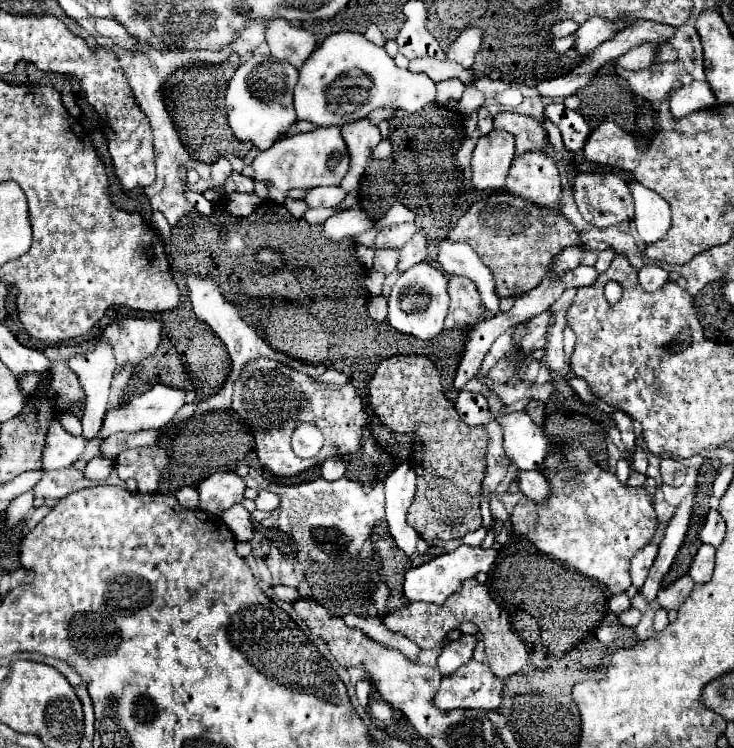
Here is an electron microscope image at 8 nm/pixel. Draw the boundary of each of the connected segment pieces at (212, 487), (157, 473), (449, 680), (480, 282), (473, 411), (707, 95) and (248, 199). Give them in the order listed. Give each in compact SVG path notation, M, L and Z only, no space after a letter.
M214 473L198 485L200 509L218 513L244 499L246 483L236 473Z
M160 445L140 447L140 449L128 449L128 451L124 451L116 459L114 467L116 467L120 479L136 479L140 493L154 493L158 489L160 477L168 475L168 455L166 455L166 451Z
M476 659L462 665L448 677L442 677L438 689L440 709L498 709L504 681L496 677L488 665Z
M444 239L438 249L438 263L450 275L470 277L476 283L488 313L490 315L498 313L498 299L490 297L490 285L494 285L490 269L486 269L486 265L478 259L476 251L468 247L468 243L454 243Z
M460 391L458 399L456 399L456 409L458 409L462 421L468 427L486 425L486 423L490 423L494 419L494 415L488 411L488 401L478 393Z
M694 81L692 85L684 85L670 97L670 113L674 119L682 119L690 111L708 109L712 105L716 105L716 95L706 81Z
M232 193L228 195L225 206L230 214L242 217L242 215L250 215L258 203L260 197L254 193Z

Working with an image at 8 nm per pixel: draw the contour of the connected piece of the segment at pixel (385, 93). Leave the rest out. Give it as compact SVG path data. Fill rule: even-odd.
M340 31L330 35L306 61L300 69L300 79L294 89L294 109L298 119L310 121L314 125L346 125L370 115L378 107L394 107L402 111L420 111L424 105L430 105L436 95L436 85L426 73L410 73L394 65L394 59L388 57L384 47L370 43L362 33Z

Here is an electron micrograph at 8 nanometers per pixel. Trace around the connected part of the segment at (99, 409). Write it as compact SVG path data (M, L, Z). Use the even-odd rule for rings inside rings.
M100 337L96 347L90 353L76 355L76 357L68 359L66 363L78 375L80 387L86 393L82 435L86 439L94 439L102 429L104 413L108 407L110 381L112 381L112 375L116 369L114 351L112 351L110 343L104 337Z

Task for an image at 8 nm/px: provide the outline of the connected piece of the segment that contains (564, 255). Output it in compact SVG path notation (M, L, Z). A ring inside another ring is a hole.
M568 247L568 249L564 249L564 251L556 257L554 267L552 267L550 271L562 273L562 271L570 271L570 269L578 267L578 265L580 265L580 259L584 257L584 251L586 251L584 247Z

